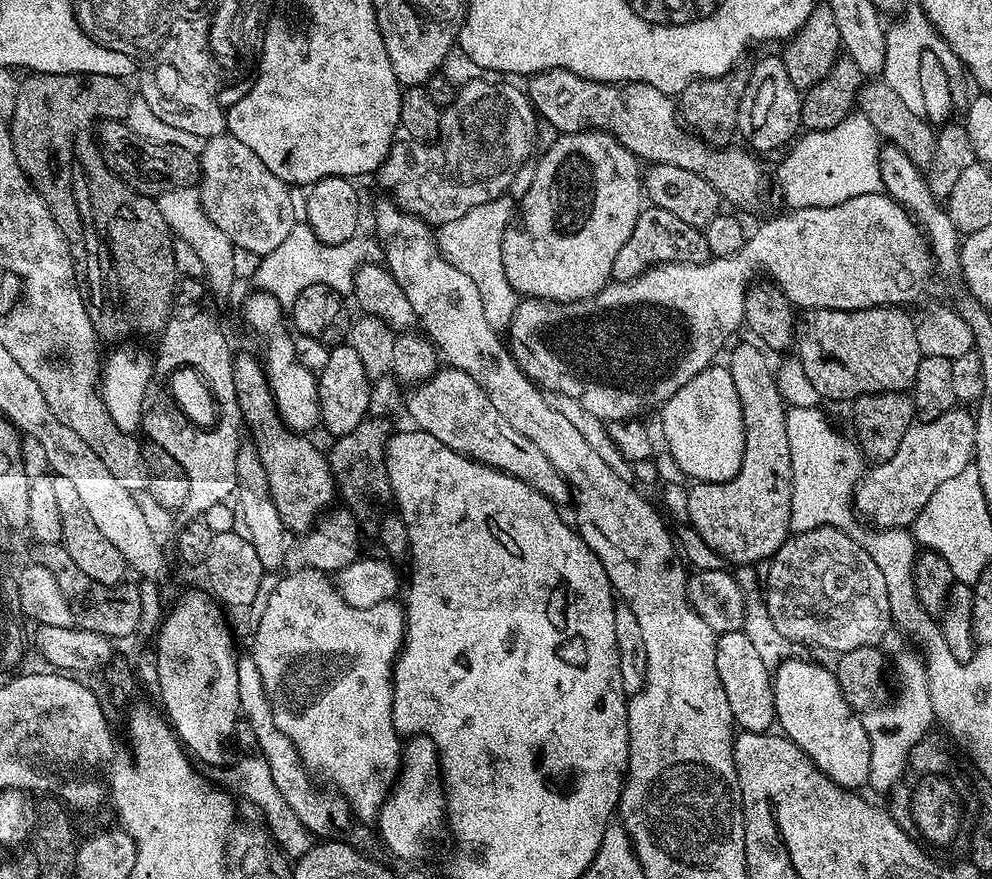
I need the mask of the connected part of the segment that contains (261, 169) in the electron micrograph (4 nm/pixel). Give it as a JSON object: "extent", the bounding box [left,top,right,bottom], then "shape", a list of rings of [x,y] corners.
{"extent":[198,134,298,258],"shape":[[[227,134],[207,137],[204,149],[198,155],[198,191],[206,214],[210,214],[210,222],[214,222],[232,244],[252,250],[261,258],[267,257],[286,239],[298,220],[292,209],[289,185],[270,174],[254,150],[246,150],[243,142]]]}

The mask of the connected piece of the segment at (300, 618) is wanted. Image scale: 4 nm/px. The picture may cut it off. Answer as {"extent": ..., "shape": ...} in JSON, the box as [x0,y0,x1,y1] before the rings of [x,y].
{"extent":[250,567,405,821],"shape":[[[301,567],[301,572],[292,572],[289,576],[281,575],[268,601],[259,609],[260,621],[256,624],[256,633],[252,636],[250,655],[254,658],[254,666],[258,666],[258,675],[262,678],[262,686],[266,690],[266,698],[270,702],[270,710],[274,714],[274,722],[290,742],[298,750],[301,762],[313,777],[321,781],[329,780],[331,787],[348,802],[348,807],[360,820],[375,821],[380,808],[388,799],[400,774],[402,767],[402,740],[392,724],[392,665],[404,646],[404,614],[405,609],[396,605],[395,599],[383,600],[374,606],[359,608],[350,606],[340,597],[333,577],[327,572],[319,572],[316,568]]]}

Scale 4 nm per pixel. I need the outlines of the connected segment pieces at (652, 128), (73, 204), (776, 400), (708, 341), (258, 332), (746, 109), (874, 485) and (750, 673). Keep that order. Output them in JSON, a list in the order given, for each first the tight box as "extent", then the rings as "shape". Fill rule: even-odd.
[{"extent":[526,68,764,208],"shape":[[[552,68],[527,77],[526,91],[536,114],[557,133],[595,130],[610,134],[641,162],[694,170],[727,203],[729,200],[740,208],[758,203],[764,192],[764,168],[747,147],[709,146],[682,123],[677,101],[669,93],[654,90],[654,86],[642,82],[607,84],[587,80],[565,68]]]},{"extent":[10,72,178,342],"shape":[[[34,72],[25,75],[18,83],[18,98],[14,102],[14,114],[10,117],[10,127],[12,130],[12,145],[14,146],[14,158],[18,158],[18,166],[26,174],[26,178],[38,190],[42,198],[44,207],[50,210],[58,230],[68,243],[68,249],[72,255],[72,262],[76,266],[76,275],[82,285],[84,293],[84,305],[90,314],[90,322],[94,326],[97,337],[101,341],[116,340],[112,342],[124,342],[131,332],[153,332],[159,333],[164,325],[172,319],[174,315],[174,305],[176,303],[176,291],[178,283],[178,273],[176,274],[176,252],[172,249],[174,237],[166,226],[166,218],[162,218],[162,210],[158,210],[155,199],[151,195],[138,192],[125,182],[121,176],[115,176],[107,164],[104,162],[104,153],[100,150],[94,129],[98,122],[106,120],[124,120],[128,115],[128,107],[132,101],[130,91],[123,79],[118,76],[107,76],[106,74],[86,74],[85,72],[75,72],[74,74],[46,74],[45,72]]]},{"extent":[687,342,792,564],"shape":[[[751,342],[752,344],[740,344],[732,353],[727,353],[728,360],[726,360],[726,367],[733,379],[734,387],[738,392],[738,401],[741,403],[742,422],[744,423],[745,432],[745,448],[742,454],[741,468],[728,481],[722,481],[720,484],[710,483],[693,483],[688,488],[689,496],[689,510],[687,516],[687,523],[692,523],[694,531],[700,535],[700,540],[708,548],[713,548],[718,555],[724,560],[729,560],[732,564],[756,564],[767,561],[774,555],[779,548],[784,544],[785,540],[790,535],[790,494],[792,493],[792,471],[790,470],[790,438],[786,438],[786,405],[782,394],[776,385],[776,374],[774,371],[773,361],[768,361],[769,353],[765,351],[759,343]]]},{"extent":[506,191,934,422],"shape":[[[883,191],[874,194],[858,194],[858,198],[846,198],[846,202],[838,202],[834,206],[825,208],[794,208],[784,210],[781,216],[768,220],[756,233],[749,235],[744,241],[742,250],[730,258],[709,258],[703,262],[677,262],[674,264],[658,264],[645,270],[641,276],[632,280],[617,280],[609,282],[601,292],[590,298],[582,298],[574,302],[558,302],[557,300],[537,300],[535,298],[521,299],[520,305],[514,310],[514,318],[506,329],[506,345],[512,353],[516,365],[523,370],[531,380],[545,393],[557,392],[574,398],[588,410],[594,418],[609,422],[612,420],[630,420],[640,418],[643,412],[651,408],[659,409],[672,395],[677,394],[686,382],[690,382],[699,372],[706,370],[714,364],[716,355],[725,351],[724,343],[735,334],[744,324],[744,293],[753,283],[755,272],[765,272],[771,283],[778,285],[786,294],[786,298],[797,309],[825,308],[839,312],[857,312],[863,308],[883,308],[885,306],[908,306],[911,300],[916,300],[924,292],[928,279],[934,276],[934,261],[932,252],[928,249],[919,224],[913,220],[912,215],[894,202]]]},{"extent":[244,290,320,434],"shape":[[[259,290],[253,292],[253,296],[244,304],[244,320],[260,343],[258,355],[268,376],[270,390],[276,399],[276,408],[292,431],[301,434],[311,433],[311,428],[320,424],[320,404],[316,389],[317,373],[306,370],[306,366],[302,366],[302,362],[296,360],[293,333],[286,323],[285,309],[269,292]]]},{"extent":[736,55,802,154],"shape":[[[779,55],[764,56],[756,65],[751,65],[746,94],[742,94],[736,123],[739,135],[744,135],[743,143],[756,154],[772,152],[775,148],[783,149],[791,145],[802,128],[801,99],[801,89],[796,88],[794,82],[790,82],[790,74],[786,74],[786,66]]]},{"extent":[854,406,976,529],"shape":[[[957,406],[934,420],[914,422],[902,438],[894,458],[879,461],[876,468],[861,479],[854,493],[854,508],[877,529],[908,528],[930,502],[942,482],[962,474],[973,463],[976,454],[976,417],[967,407]]]},{"extent":[715,630,776,732],"shape":[[[742,630],[717,635],[715,666],[722,683],[722,691],[726,693],[726,702],[730,702],[733,725],[740,732],[768,732],[776,724],[772,672],[761,661],[757,650]]]}]

